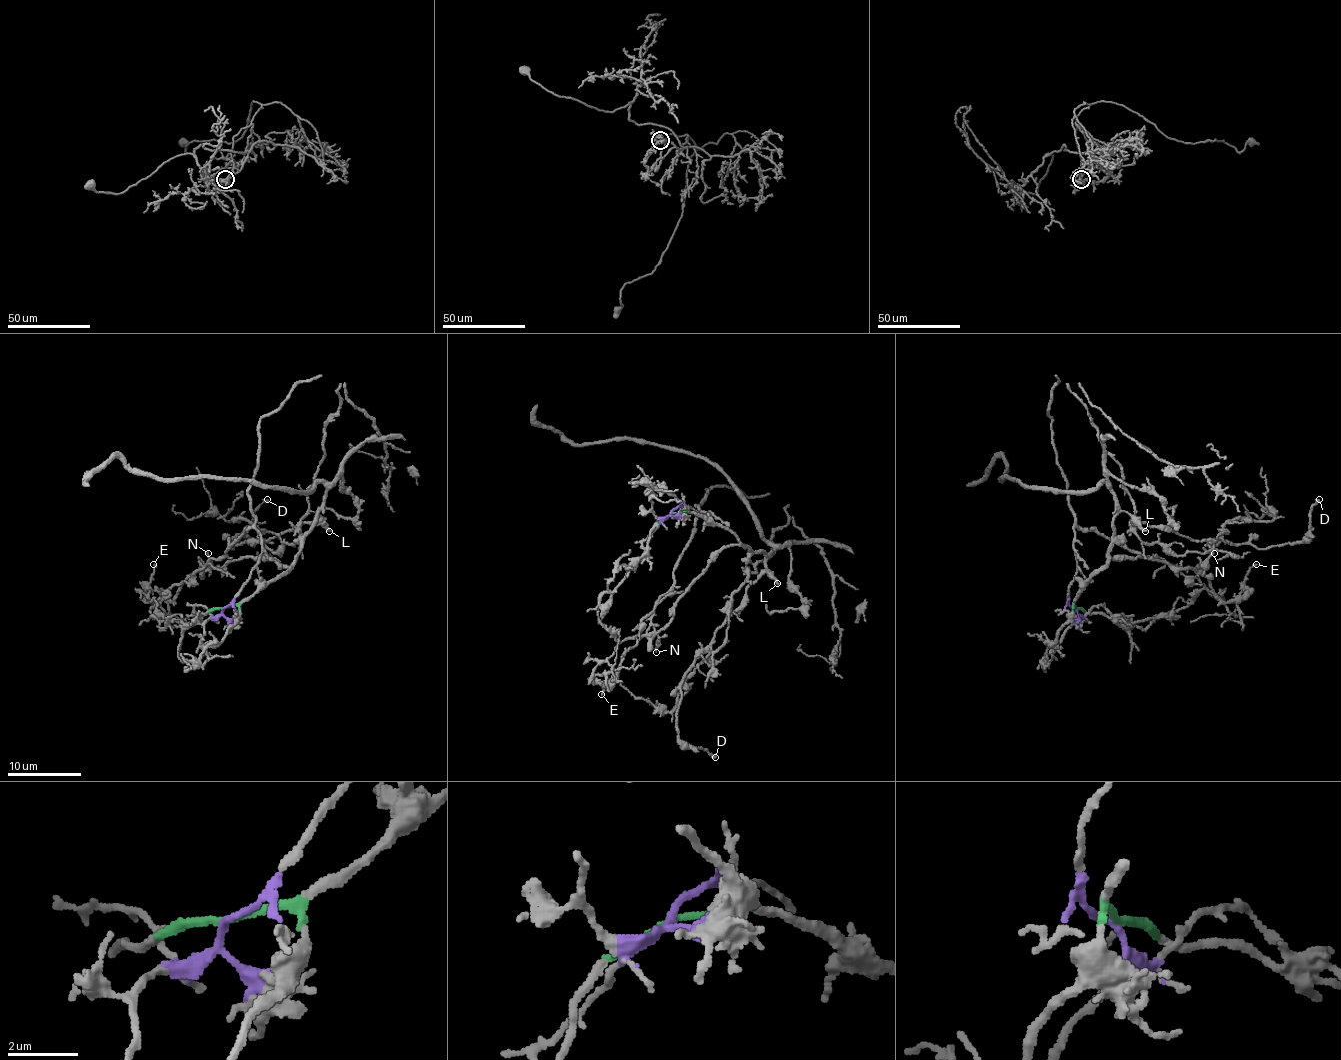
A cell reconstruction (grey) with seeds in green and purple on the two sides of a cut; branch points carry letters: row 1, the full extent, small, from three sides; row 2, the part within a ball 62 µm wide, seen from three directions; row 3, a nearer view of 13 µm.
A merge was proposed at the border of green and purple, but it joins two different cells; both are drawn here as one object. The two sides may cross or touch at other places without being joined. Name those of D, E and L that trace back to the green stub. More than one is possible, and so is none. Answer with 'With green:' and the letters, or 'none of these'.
With green: D, L

